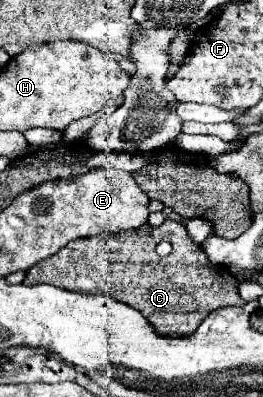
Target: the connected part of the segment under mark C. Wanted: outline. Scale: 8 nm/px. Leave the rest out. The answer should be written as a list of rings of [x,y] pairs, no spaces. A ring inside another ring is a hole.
[[[166,219],[160,227],[138,227],[136,231],[100,233],[70,241],[56,255],[36,263],[26,271],[24,285],[50,283],[86,295],[112,295],[134,307],[160,335],[188,335],[212,311],[226,305],[244,305],[238,295],[238,281],[226,267],[212,265],[202,247],[192,243],[184,223]],[[168,241],[172,251],[166,257],[156,253],[156,245]]]

